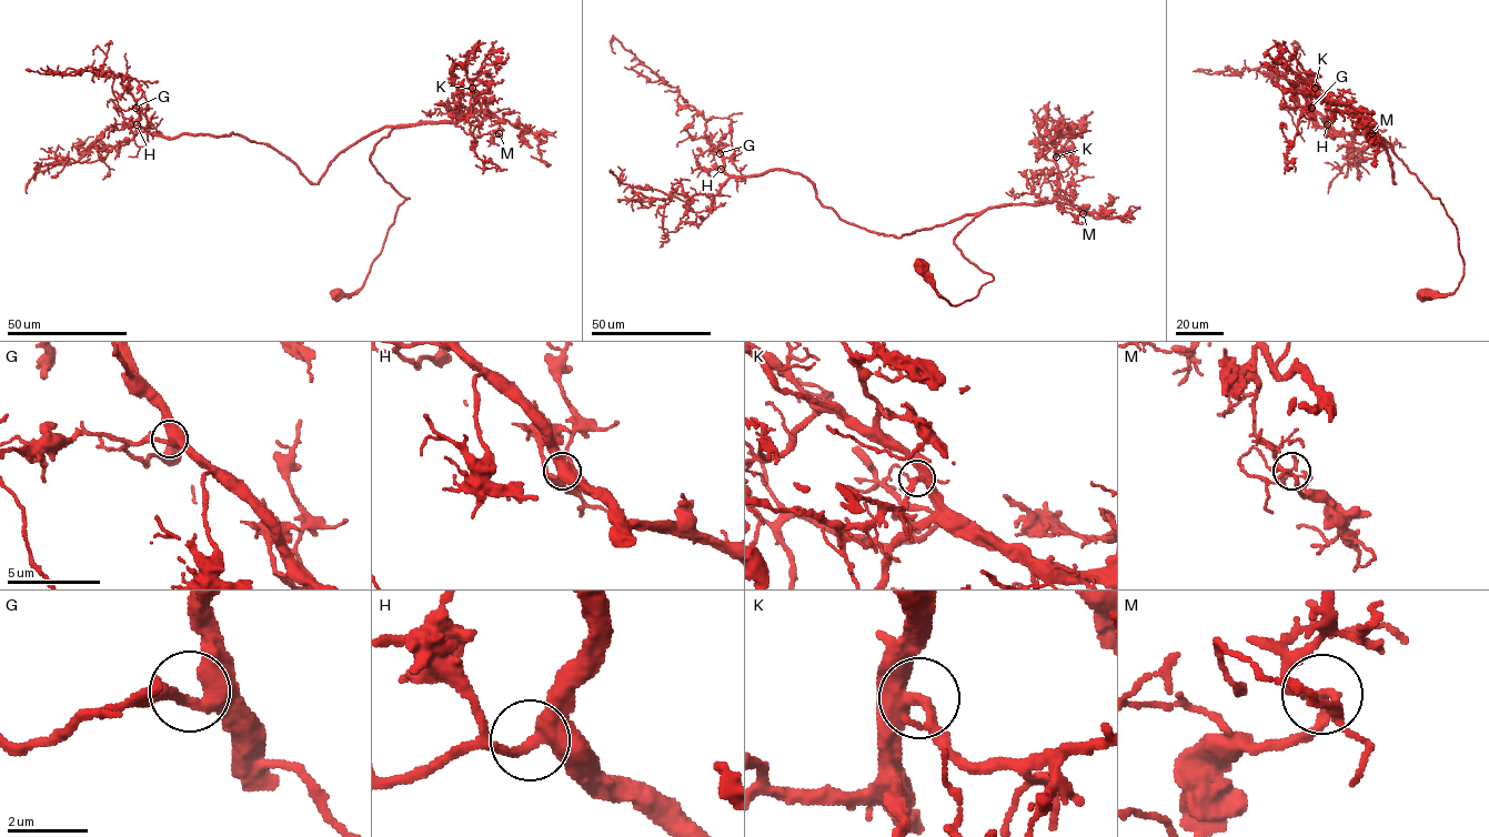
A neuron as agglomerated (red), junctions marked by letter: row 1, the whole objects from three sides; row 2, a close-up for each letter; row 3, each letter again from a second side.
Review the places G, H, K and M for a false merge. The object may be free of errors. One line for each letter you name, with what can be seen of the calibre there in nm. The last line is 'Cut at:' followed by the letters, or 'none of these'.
Cut at: none of these

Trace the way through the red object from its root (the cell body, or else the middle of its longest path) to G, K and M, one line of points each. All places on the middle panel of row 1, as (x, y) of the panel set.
G: (921, 265), (952, 305), (974, 298), (993, 278), (954, 238), (976, 215), (872, 232), (800, 174), (720, 153)
K: (921, 265), (952, 305), (974, 298), (993, 278), (954, 238), (992, 208), (1049, 203), (1058, 184), (1056, 157)
M: (921, 265), (935, 290), (957, 305), (993, 280), (954, 244), (977, 215), (1053, 202), (1083, 213)

